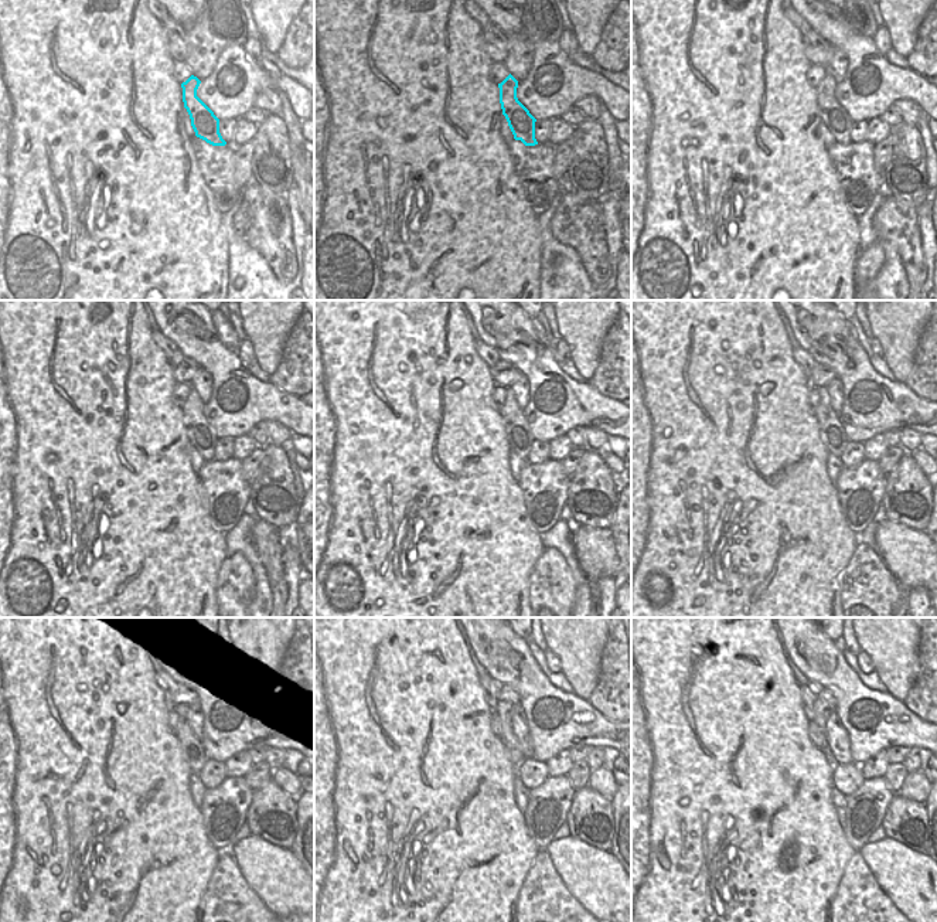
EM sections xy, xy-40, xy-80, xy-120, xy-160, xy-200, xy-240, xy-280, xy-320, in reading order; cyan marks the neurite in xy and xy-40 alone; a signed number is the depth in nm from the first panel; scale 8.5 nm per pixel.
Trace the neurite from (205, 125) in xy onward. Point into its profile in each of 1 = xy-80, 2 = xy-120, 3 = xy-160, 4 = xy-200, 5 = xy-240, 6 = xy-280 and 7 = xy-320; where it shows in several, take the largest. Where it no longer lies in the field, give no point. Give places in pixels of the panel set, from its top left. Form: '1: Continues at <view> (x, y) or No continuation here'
1: Continues at xy-80 (830, 111)
2: Continues at xy-120 (203, 438)
3: Continues at xy-160 (517, 429)
4: Continues at xy-200 (831, 431)
5: Continues at xy-240 (193, 747)
6: Continues at xy-280 (504, 708)
7: Continues at xy-320 (821, 710)

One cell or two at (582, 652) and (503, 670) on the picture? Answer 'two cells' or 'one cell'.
two cells

